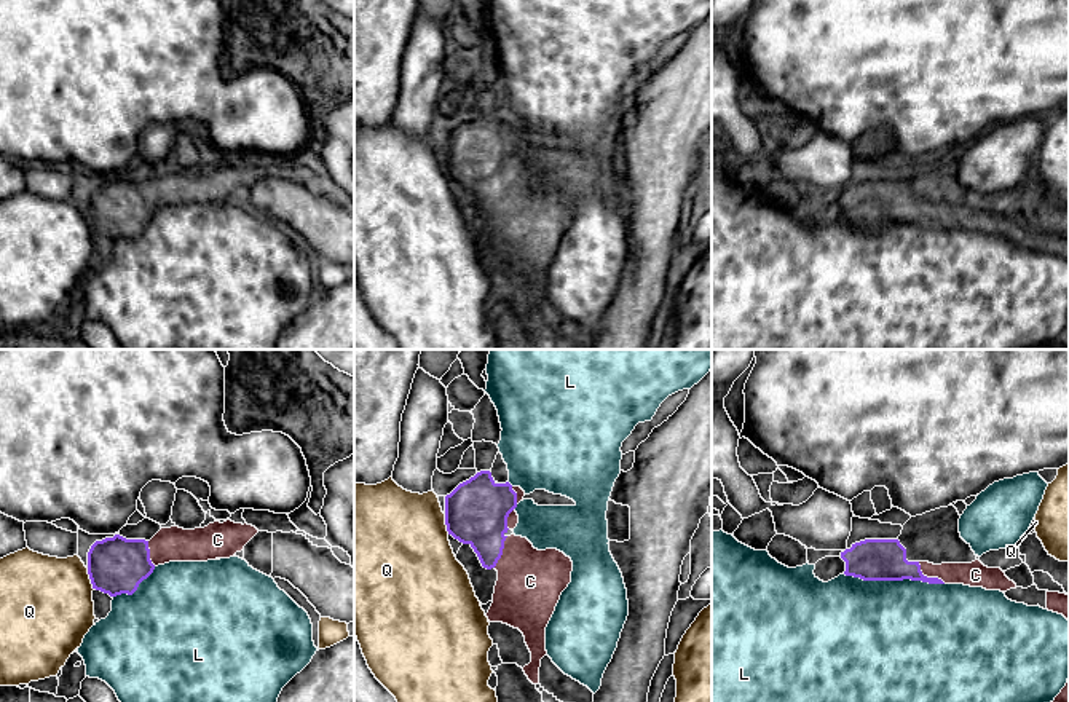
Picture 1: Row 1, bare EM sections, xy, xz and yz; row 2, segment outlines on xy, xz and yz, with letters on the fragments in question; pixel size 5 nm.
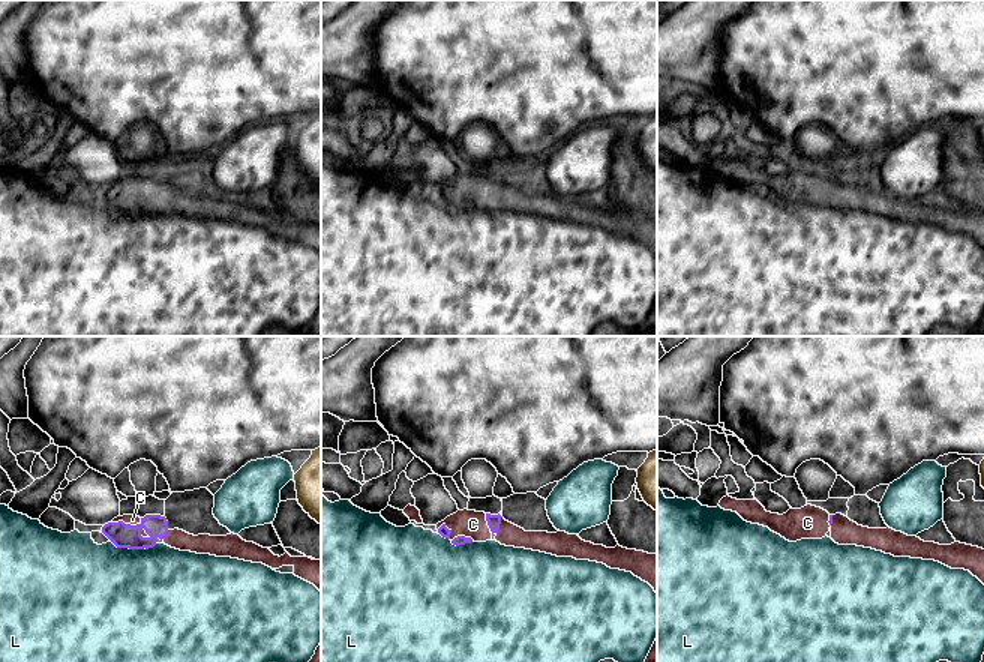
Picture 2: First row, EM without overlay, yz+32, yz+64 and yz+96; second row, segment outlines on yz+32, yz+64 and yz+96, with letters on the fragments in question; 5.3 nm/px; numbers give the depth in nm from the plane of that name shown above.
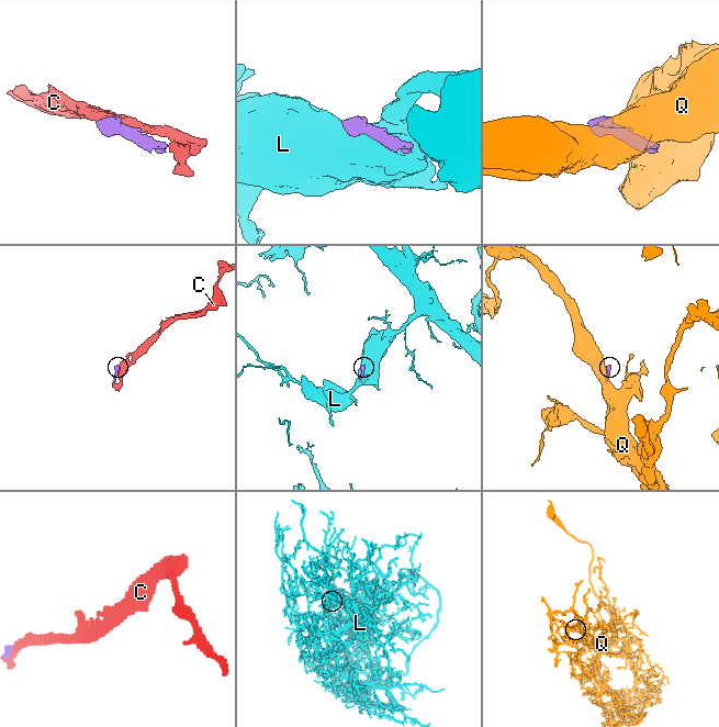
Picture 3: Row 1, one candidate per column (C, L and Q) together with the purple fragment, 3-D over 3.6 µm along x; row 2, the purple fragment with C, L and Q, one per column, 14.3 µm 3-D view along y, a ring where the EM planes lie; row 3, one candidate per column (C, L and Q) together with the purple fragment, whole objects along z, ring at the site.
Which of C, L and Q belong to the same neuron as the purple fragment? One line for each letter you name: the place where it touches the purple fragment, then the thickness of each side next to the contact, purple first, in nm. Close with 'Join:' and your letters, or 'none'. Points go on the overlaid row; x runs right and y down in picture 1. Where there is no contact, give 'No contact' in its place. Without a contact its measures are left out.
C: Touches purple at yz (929, 578). Thickness 200 nm (purple) against 130 nm
Join: C

